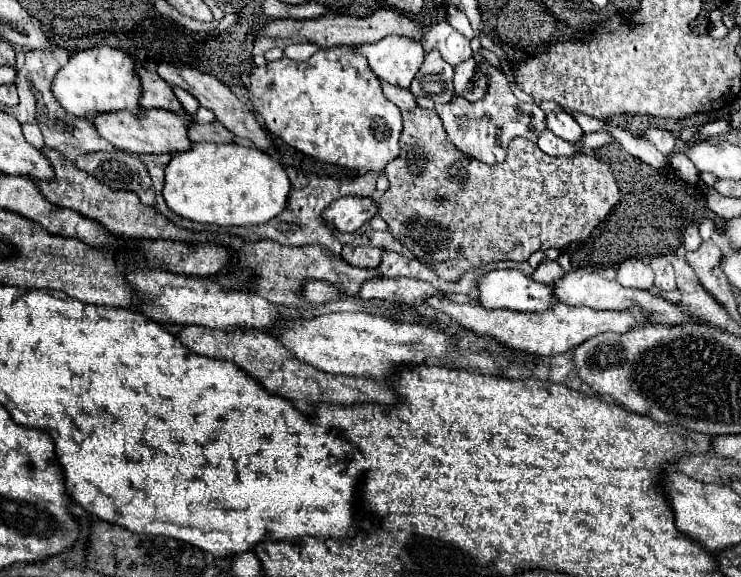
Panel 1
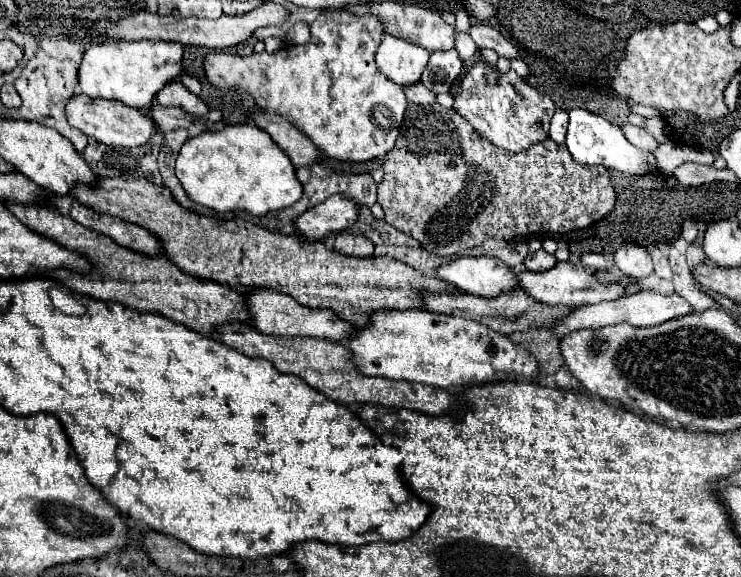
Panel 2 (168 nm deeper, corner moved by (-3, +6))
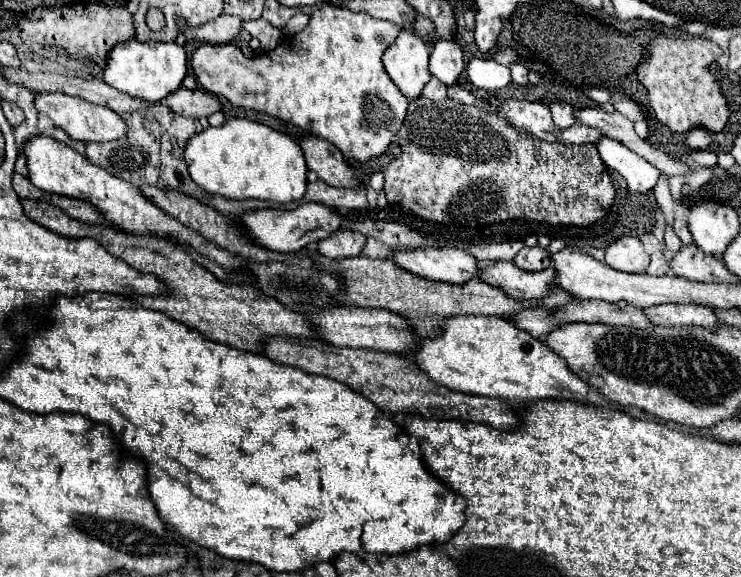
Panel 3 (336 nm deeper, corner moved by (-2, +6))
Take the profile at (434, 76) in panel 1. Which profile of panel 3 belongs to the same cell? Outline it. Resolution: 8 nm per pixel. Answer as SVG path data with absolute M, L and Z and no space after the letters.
M442 39L436 41L430 55L430 75L450 87L462 71L464 71L464 55L458 43Z

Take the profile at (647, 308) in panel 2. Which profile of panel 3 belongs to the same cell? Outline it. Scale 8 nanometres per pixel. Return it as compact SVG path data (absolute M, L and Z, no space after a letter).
M664 303L642 309L652 325L700 325L706 329L716 329L718 319L710 307L696 303Z

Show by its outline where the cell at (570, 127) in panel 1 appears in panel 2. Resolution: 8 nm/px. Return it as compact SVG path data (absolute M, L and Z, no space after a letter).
M573 109L569 113L569 131L567 131L567 141L565 145L569 147L571 155L579 161L579 163L587 163L587 165L603 165L607 169L615 169L621 171L625 175L647 175L657 171L657 161L653 153L647 153L635 145L631 145L621 127L609 123L607 119L589 113L587 109Z

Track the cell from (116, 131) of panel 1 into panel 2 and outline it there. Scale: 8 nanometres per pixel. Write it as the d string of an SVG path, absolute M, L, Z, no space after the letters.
M75 95L65 105L65 115L71 127L83 131L87 137L93 137L95 141L111 147L139 147L141 143L149 141L151 135L157 131L155 123L139 109L127 107L121 101L109 101L109 99L93 99L89 95Z

